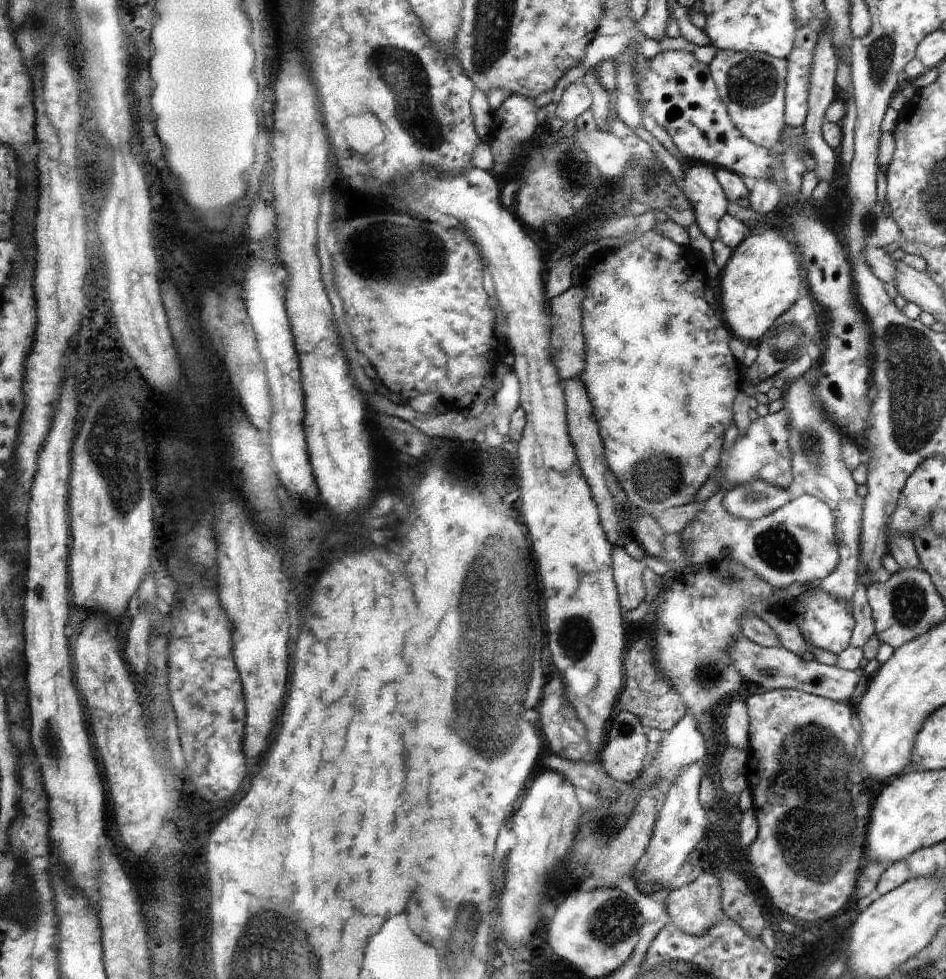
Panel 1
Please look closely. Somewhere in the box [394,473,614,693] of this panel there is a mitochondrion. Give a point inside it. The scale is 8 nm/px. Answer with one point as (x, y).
(576, 637)

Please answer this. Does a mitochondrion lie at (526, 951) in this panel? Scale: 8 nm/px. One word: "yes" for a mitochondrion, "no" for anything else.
no

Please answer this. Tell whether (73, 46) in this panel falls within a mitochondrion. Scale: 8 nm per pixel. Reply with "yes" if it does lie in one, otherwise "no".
no

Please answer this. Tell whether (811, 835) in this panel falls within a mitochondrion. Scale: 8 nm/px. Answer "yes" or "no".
yes

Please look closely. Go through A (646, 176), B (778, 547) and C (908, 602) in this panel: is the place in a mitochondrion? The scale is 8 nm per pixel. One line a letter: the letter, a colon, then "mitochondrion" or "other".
A: mitochondrion
B: mitochondrion
C: mitochondrion

